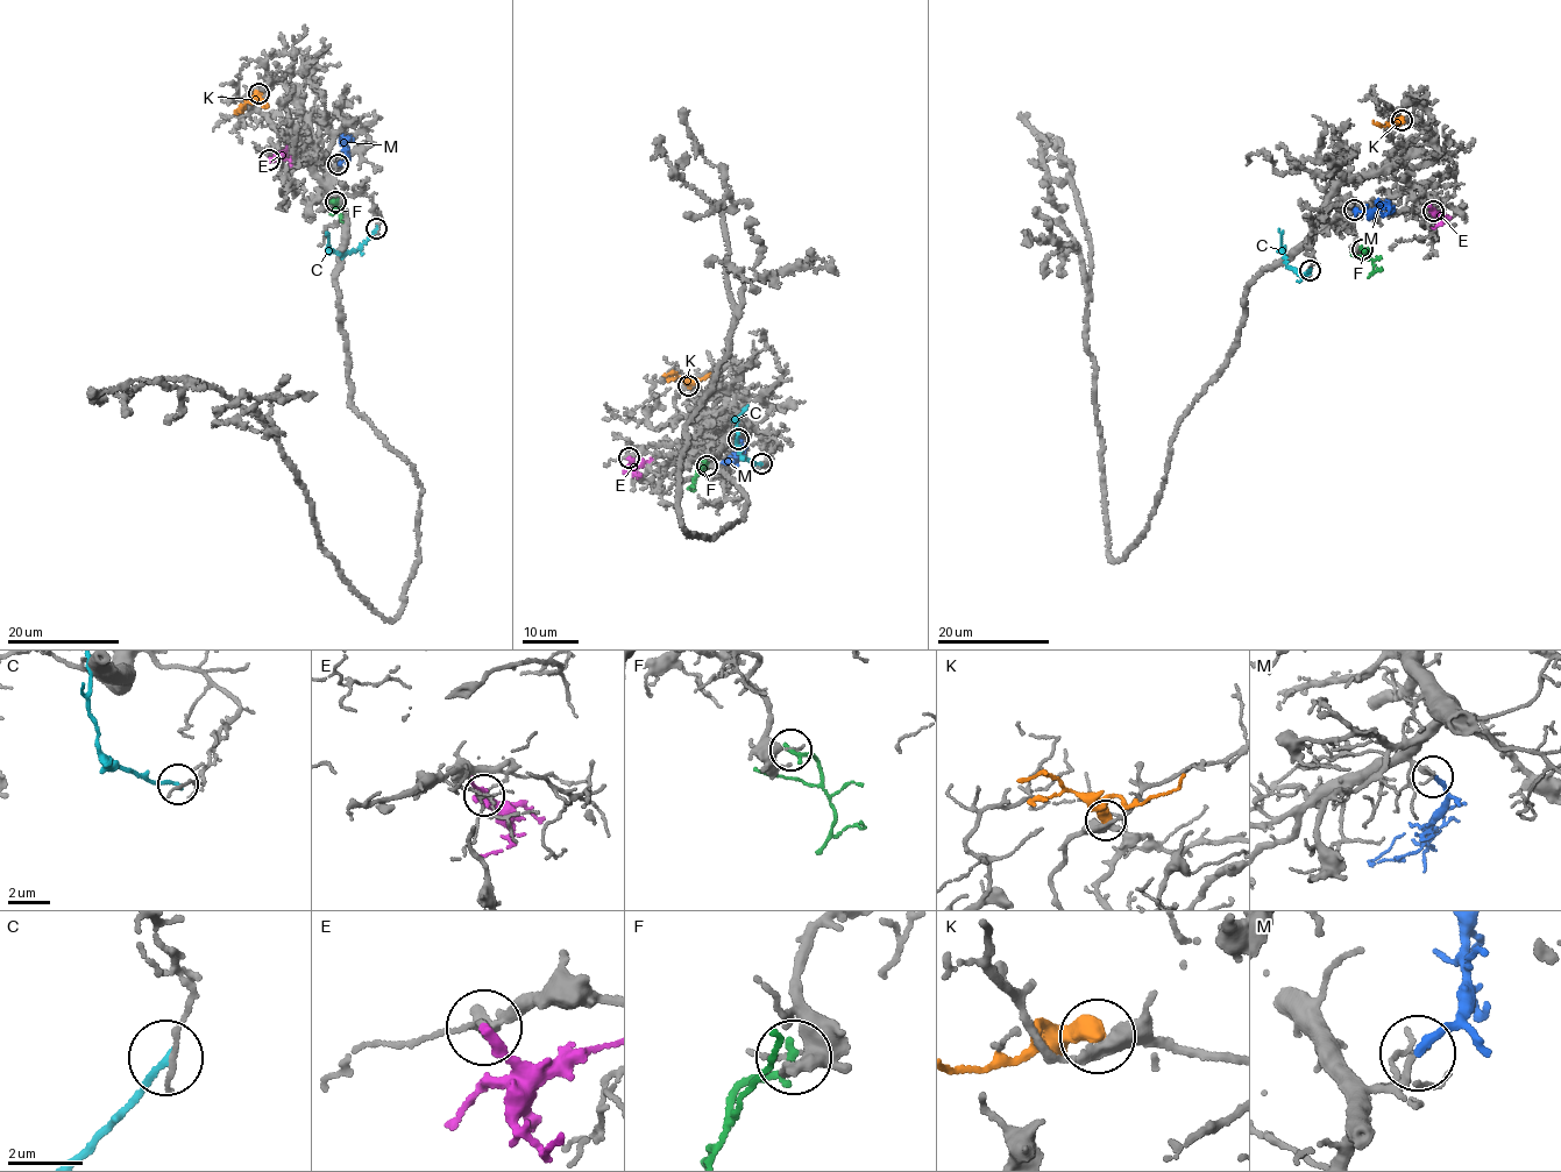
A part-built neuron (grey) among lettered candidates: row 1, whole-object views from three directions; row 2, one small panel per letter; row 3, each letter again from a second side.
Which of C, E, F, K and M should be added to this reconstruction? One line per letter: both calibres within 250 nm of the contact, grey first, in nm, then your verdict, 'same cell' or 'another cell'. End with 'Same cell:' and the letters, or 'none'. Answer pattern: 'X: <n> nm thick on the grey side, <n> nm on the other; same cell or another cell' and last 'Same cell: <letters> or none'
C: 160 nm thick on the grey side, 170 nm on the other; another cell
E: 120 nm thick on the grey side, 240 nm on the other; another cell
F: 240 nm thick on the grey side, 220 nm on the other; another cell
K: 420 nm thick on the grey side, 550 nm on the other; another cell
M: 130 nm thick on the grey side, 220 nm on the other; same cell
Same cell: M

